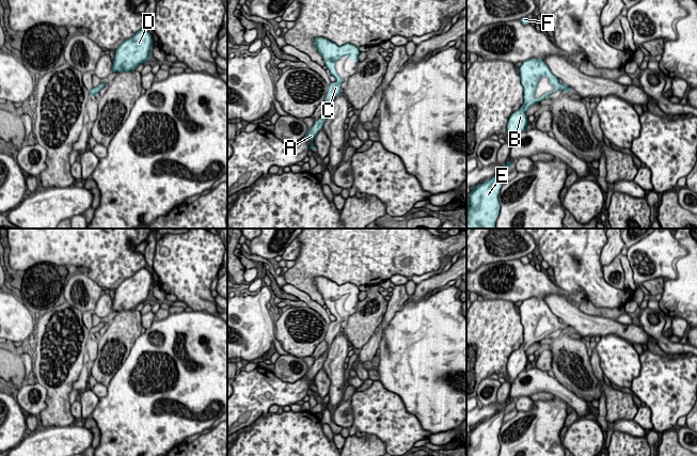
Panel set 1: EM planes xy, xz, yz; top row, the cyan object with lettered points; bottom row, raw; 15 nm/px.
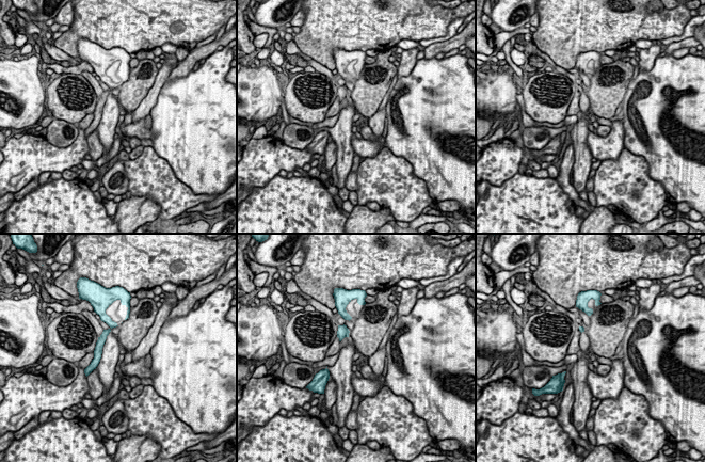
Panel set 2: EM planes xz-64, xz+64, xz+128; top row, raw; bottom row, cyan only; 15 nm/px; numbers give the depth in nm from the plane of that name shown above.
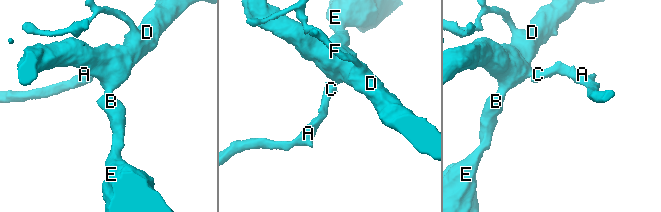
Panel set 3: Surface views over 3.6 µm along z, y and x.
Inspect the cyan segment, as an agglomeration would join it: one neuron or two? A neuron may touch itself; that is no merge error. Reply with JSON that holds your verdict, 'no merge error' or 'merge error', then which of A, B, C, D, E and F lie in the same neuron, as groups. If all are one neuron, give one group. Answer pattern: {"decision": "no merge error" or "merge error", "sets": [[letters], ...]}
{"decision": "no merge error", "sets": [["A", "B", "C", "D", "E", "F"]]}

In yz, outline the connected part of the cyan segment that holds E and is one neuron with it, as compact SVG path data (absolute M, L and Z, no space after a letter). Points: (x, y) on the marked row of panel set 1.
M509 157L507 160L508 162L493 177L485 180L472 189L470 193L470 202L466 205L466 208L469 209L466 215L466 229L495 229L495 222L500 214L498 194L503 186L503 178L506 171L512 166L512 163L509 161Z

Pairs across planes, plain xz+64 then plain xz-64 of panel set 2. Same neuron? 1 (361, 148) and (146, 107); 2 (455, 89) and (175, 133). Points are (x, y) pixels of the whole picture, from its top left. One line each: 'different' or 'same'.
1: same
2: same

